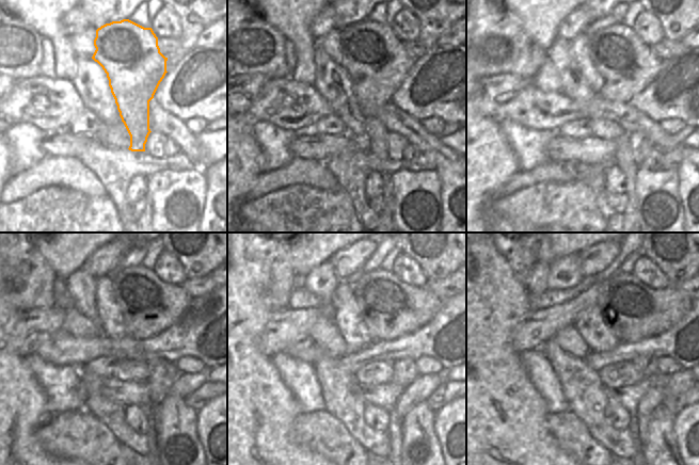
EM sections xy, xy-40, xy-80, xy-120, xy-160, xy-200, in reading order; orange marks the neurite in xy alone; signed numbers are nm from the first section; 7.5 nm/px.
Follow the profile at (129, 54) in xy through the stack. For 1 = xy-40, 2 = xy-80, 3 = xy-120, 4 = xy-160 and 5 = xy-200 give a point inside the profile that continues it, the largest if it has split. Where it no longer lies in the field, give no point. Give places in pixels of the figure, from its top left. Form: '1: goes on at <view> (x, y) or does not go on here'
1: goes on at xy-40 (375, 59)
2: goes on at xy-80 (625, 64)
3: goes on at xy-120 (149, 305)
4: goes on at xy-160 (390, 307)
5: goes on at xy-200 (634, 311)

